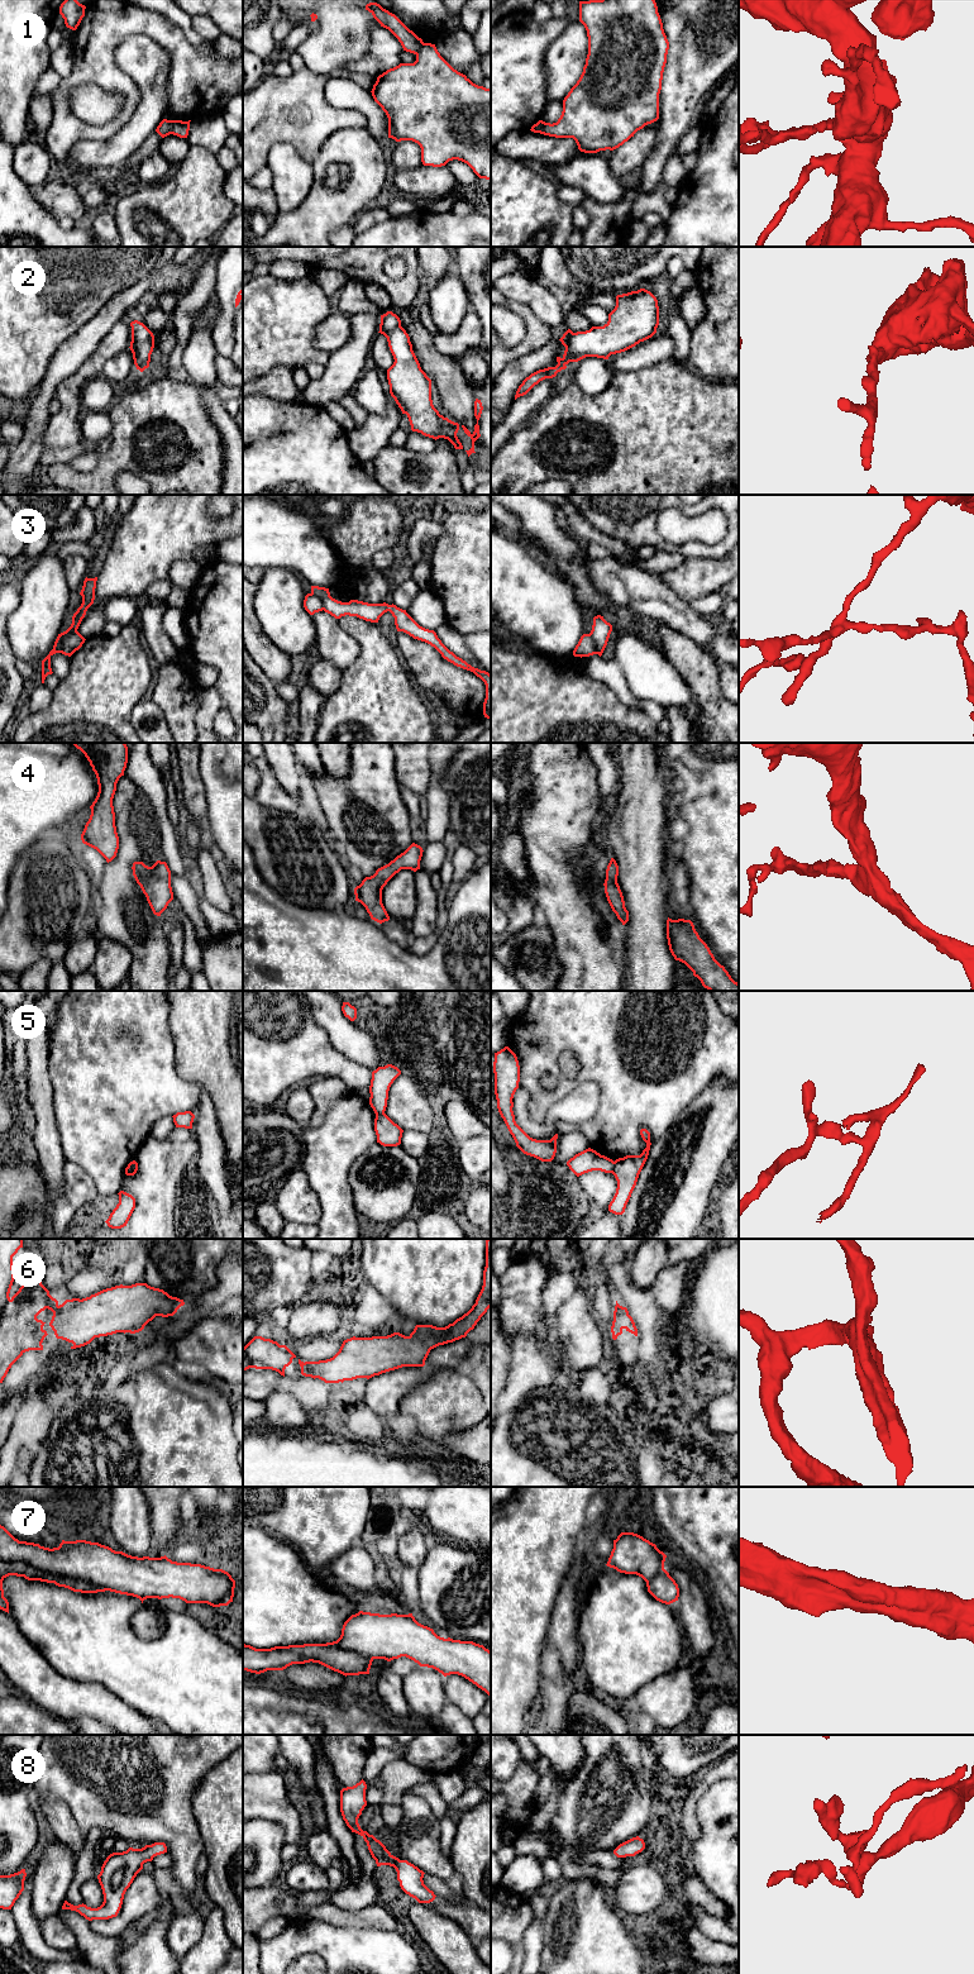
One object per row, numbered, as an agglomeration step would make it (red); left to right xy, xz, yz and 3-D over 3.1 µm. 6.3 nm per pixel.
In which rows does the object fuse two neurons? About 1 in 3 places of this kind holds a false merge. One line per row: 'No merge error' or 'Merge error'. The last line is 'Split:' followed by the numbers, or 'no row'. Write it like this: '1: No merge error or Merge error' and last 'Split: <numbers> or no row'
1: Merge error
2: Merge error
3: Merge error
4: No merge error
5: Merge error
6: No merge error
7: No merge error
8: No merge error
Split: 1, 2, 3, 5

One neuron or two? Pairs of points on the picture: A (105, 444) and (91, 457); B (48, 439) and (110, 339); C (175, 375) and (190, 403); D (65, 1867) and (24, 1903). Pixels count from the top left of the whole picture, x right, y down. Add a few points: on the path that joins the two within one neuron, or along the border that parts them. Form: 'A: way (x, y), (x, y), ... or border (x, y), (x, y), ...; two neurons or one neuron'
A: way (101, 448), (95, 454); one neuron
B: way (68, 414), (71, 387), (94, 365); one neuron
C: border (161, 372), (173, 380), (186, 382); two neurons
D: border (34, 1867), (30, 1912), (39, 1924); two neurons

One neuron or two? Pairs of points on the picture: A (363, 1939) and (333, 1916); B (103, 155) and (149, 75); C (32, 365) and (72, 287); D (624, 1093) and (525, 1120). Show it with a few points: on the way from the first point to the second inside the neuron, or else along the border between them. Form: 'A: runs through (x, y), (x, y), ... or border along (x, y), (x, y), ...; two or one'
A: border along (318, 1918), (334, 1925), (376, 1929); two
B: runs through (124, 141), (148, 115), (148, 96); one
C: runs through (32, 344), (32, 323), (52, 303); one
D: border along (525, 1090), (528, 1114), (544, 1123); two

